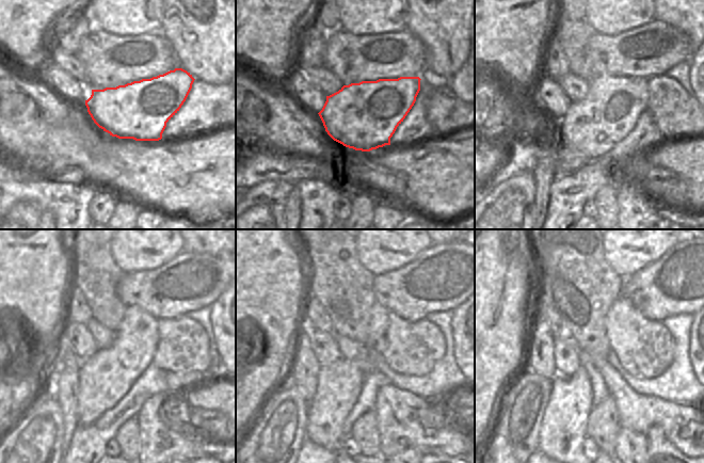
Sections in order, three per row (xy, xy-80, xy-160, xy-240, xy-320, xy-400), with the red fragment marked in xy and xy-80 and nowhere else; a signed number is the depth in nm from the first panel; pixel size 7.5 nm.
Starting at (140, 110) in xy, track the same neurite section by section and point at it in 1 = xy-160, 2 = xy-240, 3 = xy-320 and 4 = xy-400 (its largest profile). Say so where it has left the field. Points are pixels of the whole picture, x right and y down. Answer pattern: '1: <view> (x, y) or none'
1: xy-160 (591, 127)
2: xy-240 (105, 378)
3: xy-320 (339, 384)
4: xy-400 (563, 428)

